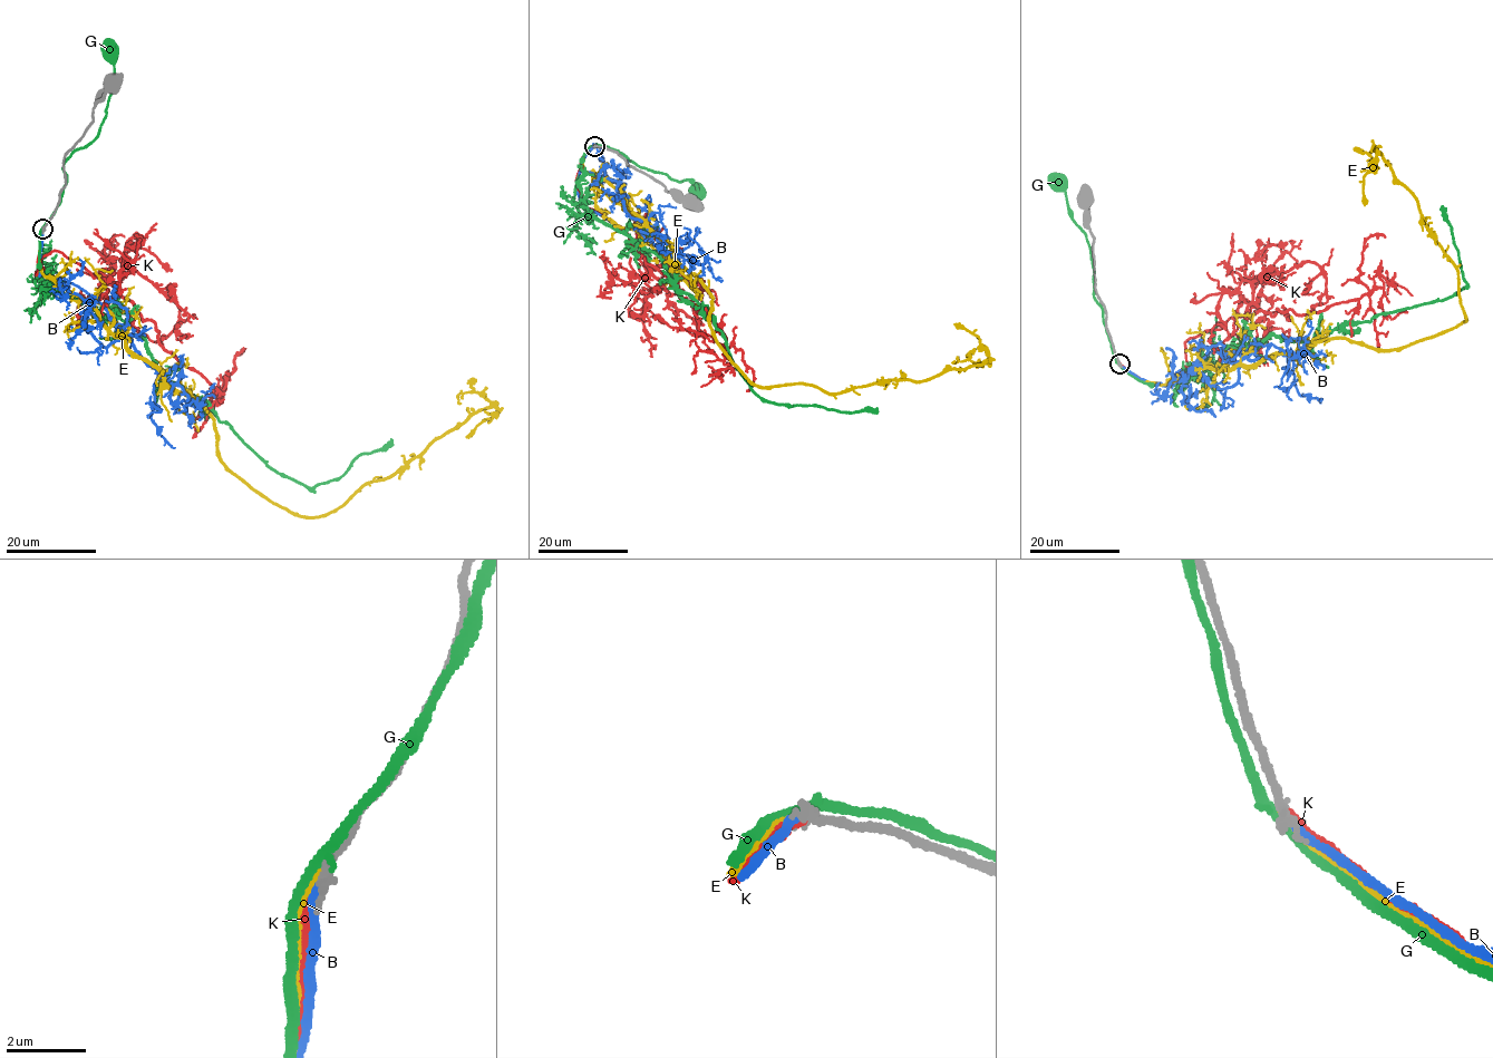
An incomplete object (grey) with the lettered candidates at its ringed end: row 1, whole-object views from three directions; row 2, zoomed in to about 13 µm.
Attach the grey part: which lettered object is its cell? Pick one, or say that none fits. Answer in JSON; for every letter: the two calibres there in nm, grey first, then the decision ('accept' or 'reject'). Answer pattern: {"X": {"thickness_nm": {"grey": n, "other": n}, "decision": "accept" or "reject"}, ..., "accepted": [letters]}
{"B": {"thickness_nm": {"grey": 240, "other": 240}, "decision": "reject"}, "E": {"thickness_nm": {"grey": 280, "other": 220}, "decision": "reject"}, "G": {"thickness_nm": {"grey": 300, "other": 240}, "decision": "reject"}, "K": {"thickness_nm": {"grey": 280, "other": 200}, "decision": "accept"}, "accepted": ["K"]}

